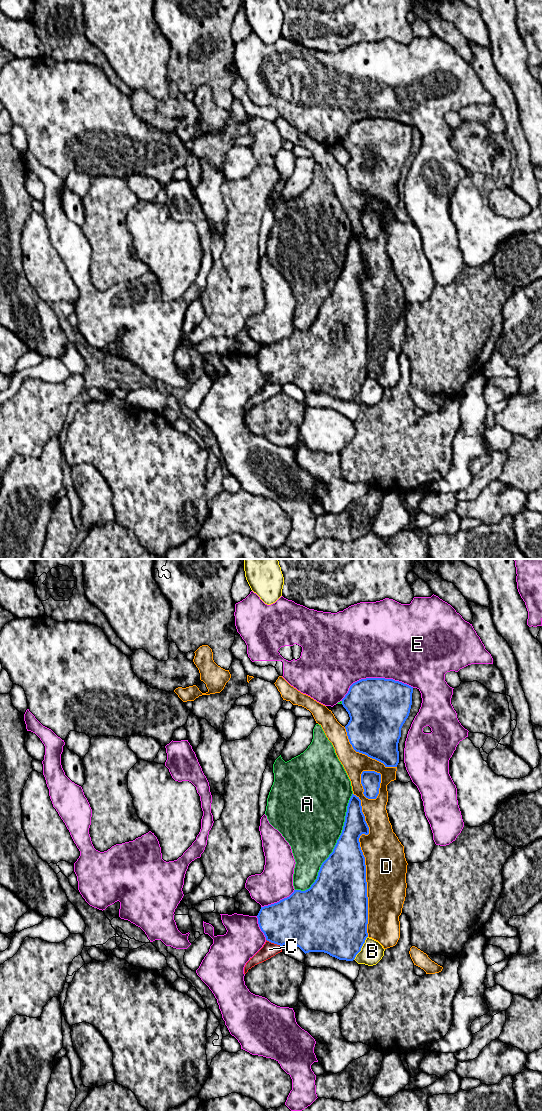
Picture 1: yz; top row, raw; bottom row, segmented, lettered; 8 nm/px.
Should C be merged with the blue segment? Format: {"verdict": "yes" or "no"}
{"verdict": "no"}

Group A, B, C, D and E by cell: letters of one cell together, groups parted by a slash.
A / B / C / D / E

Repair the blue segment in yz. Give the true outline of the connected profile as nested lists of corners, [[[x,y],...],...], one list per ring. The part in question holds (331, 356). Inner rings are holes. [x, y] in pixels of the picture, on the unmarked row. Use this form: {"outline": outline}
{"outline": [[[352,234],[342,273],[311,327],[305,331],[294,330],[289,337],[261,347],[258,364],[267,381],[280,386],[293,383],[305,394],[324,392],[339,400],[355,399],[368,377],[366,305],[359,282],[362,274],[368,275],[369,267],[361,240]]]}

